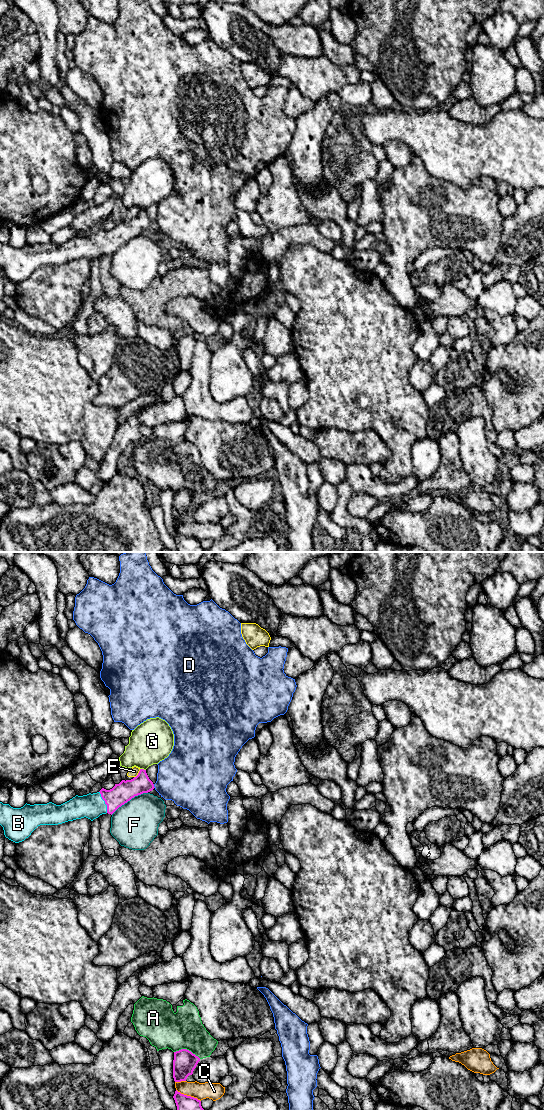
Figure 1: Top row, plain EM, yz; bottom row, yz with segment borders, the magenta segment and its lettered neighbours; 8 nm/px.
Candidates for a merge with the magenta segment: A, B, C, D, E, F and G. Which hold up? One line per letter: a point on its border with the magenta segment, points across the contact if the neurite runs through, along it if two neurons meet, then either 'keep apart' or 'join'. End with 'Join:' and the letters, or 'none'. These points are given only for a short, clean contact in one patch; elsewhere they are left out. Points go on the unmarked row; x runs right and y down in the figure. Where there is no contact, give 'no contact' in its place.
A: yz (186, 489) | keep apart
B: yz (105, 242) | across yz (121, 233), (105, 242), (91, 246) | join
C: yz (188, 536) | keep apart
D: yz (153, 226) | keep apart
E: yz (138, 213) | keep apart
F: yz (129, 240) | keep apart
G: yz (143, 209) | along yz (140, 208), (145, 210) | keep apart
Join: B

